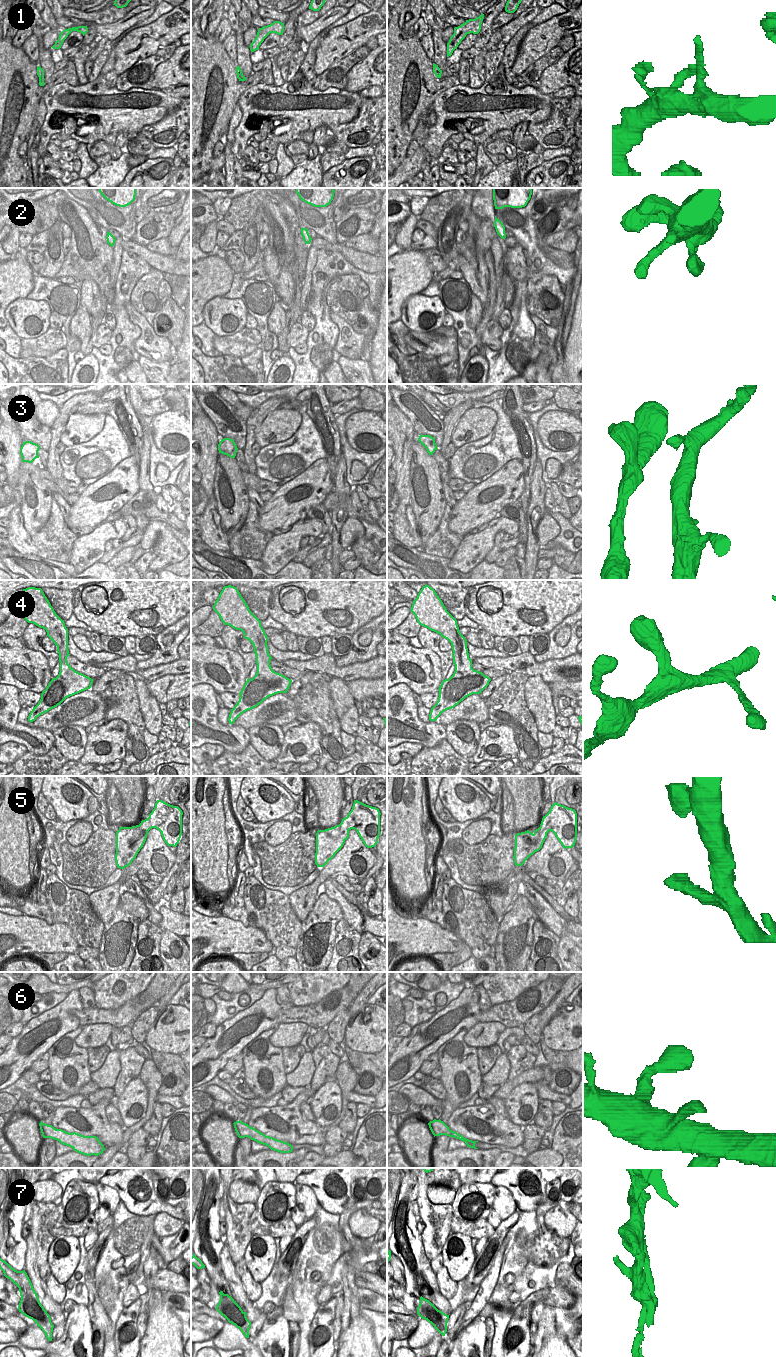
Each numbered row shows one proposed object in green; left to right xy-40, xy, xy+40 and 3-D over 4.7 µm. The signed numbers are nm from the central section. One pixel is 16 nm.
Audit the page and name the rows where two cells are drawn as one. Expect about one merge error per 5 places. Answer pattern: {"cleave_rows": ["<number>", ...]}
{"cleave_rows": ["7"]}

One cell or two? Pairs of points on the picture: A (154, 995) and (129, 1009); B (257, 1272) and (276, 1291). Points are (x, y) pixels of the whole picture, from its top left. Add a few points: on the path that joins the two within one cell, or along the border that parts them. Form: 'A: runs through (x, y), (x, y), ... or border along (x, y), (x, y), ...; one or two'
A: border along (139, 994), (139, 999), (146, 1009); two
B: border along (275, 1258), (270, 1273), (260, 1282); two

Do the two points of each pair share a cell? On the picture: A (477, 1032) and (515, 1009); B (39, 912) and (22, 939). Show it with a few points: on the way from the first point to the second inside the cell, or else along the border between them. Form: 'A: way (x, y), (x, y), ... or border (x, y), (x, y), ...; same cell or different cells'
A: border (479, 1021), (500, 1022), (506, 1027); different cells
B: border (24, 914), (42, 918), (48, 924), (53, 924); different cells

